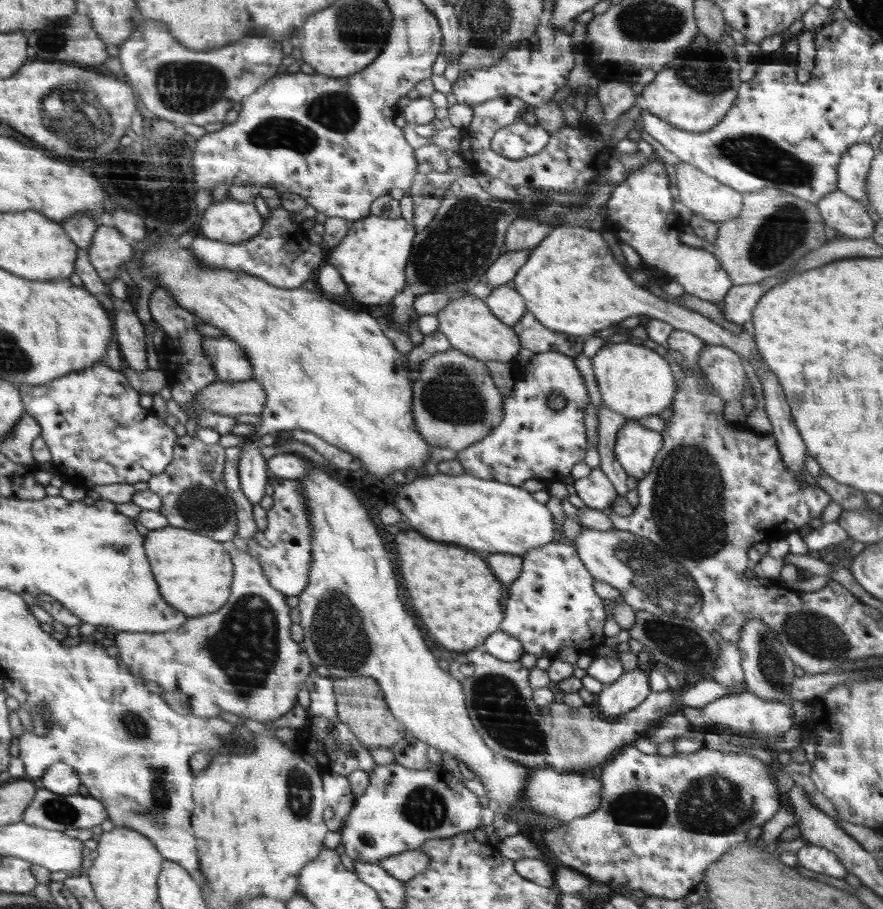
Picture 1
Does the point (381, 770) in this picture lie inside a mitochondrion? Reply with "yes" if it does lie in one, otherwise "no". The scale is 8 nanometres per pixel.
no

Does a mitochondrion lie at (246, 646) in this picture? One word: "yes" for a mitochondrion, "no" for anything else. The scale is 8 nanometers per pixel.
yes

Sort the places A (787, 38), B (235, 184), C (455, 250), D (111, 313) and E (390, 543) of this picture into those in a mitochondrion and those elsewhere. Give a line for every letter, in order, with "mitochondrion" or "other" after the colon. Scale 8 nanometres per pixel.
A: other
B: other
C: mitochondrion
D: other
E: other

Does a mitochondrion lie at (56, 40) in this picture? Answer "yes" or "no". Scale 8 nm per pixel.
yes

